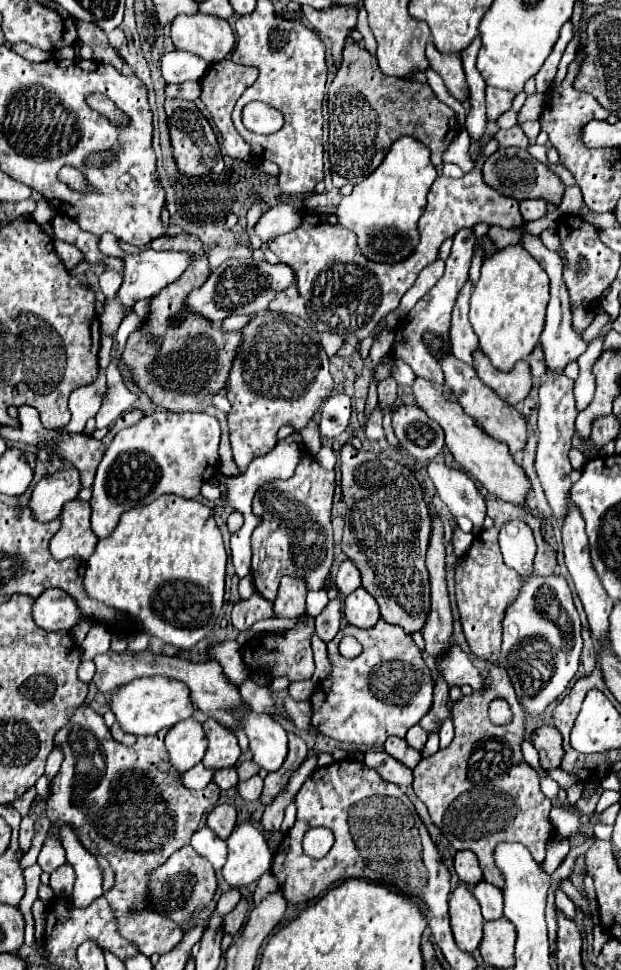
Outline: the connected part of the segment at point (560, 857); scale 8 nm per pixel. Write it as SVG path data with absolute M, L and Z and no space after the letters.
M560 835L560 839L552 839L548 843L548 851L546 851L546 859L542 863L542 869L548 875L552 875L558 869L558 865L564 861L568 851L570 851L570 845L568 845L568 841L562 835Z

